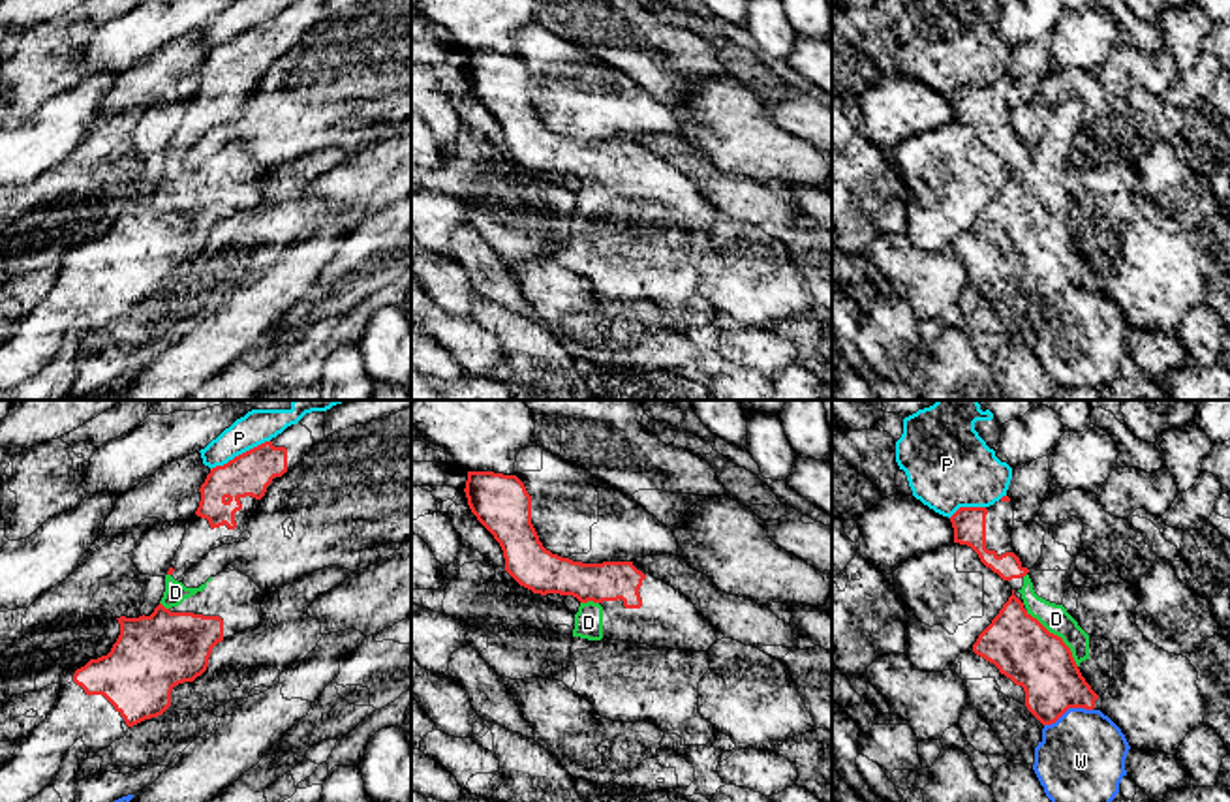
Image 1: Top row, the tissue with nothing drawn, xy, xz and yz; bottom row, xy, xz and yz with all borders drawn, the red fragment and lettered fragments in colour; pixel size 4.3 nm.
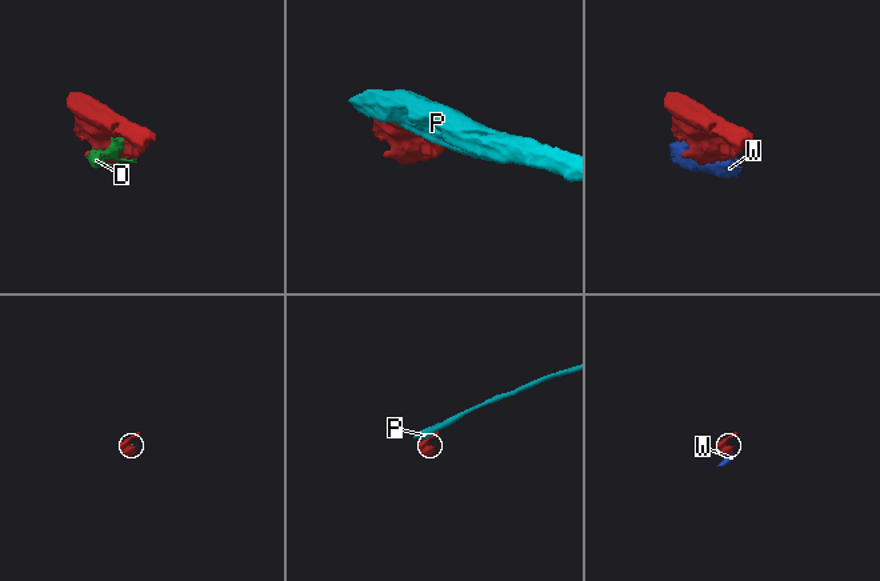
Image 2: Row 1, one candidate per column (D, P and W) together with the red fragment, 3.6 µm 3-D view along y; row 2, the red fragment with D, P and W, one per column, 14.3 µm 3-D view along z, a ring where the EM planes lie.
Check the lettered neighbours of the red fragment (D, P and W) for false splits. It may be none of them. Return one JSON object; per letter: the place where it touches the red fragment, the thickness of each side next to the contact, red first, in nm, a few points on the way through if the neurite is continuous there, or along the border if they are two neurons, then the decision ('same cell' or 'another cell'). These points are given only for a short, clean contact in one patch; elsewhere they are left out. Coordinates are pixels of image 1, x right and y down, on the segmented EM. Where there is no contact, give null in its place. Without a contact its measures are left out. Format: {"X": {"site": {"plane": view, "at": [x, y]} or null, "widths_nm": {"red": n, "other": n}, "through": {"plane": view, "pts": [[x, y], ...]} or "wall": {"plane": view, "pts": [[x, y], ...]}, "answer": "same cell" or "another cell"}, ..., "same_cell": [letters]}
{"D": {"site": {"plane": "yz", "at": [1056, 635]}, "widths_nm": {"red": 280, "other": 120}, "answer": "same cell"}, "P": {"site": {"plane": "xy", "at": [239, 455]}, "widths_nm": {"red": 190, "other": 150}, "answer": "another cell"}, "W": {"site": {"plane": "yz", "at": [1067, 709]}, "widths_nm": {"red": 260, "other": 360}, "wall": {"plane": "yz", "pts": [[1091, 709], [1067, 709], [1045, 725]]}, "answer": "another cell"}, "same_cell": ["D"]}

